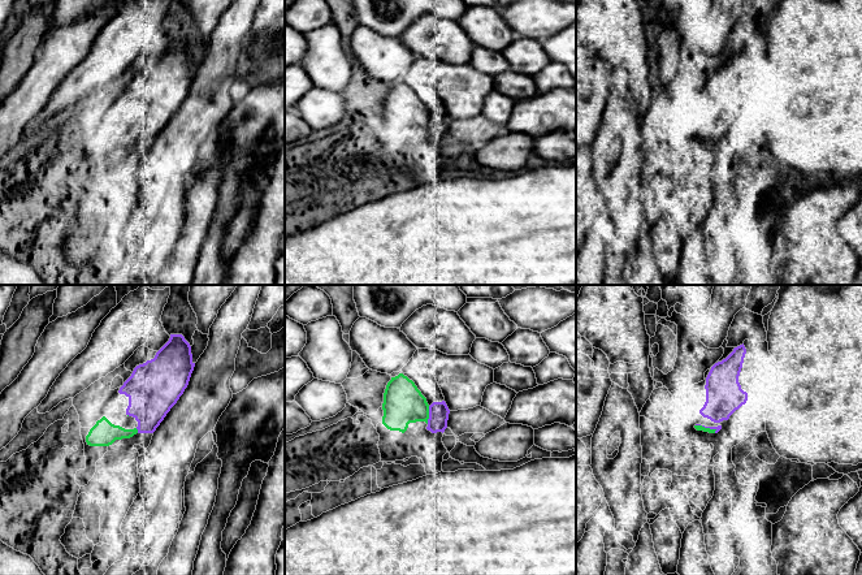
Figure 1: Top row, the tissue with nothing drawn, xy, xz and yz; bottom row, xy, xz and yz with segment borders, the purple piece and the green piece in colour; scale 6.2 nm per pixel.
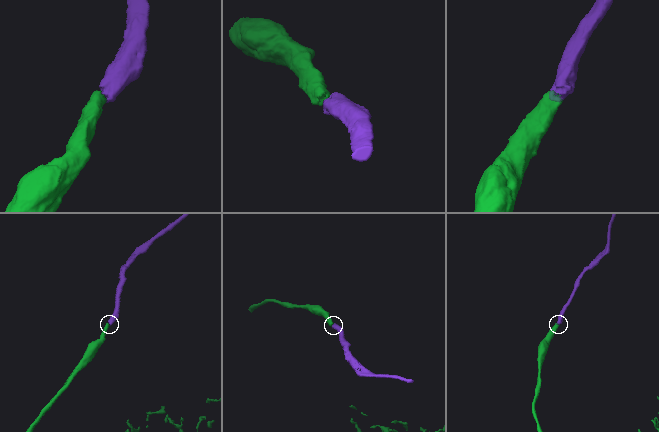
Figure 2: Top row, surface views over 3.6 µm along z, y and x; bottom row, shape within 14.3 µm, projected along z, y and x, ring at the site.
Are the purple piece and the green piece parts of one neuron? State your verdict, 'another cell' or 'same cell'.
same cell

